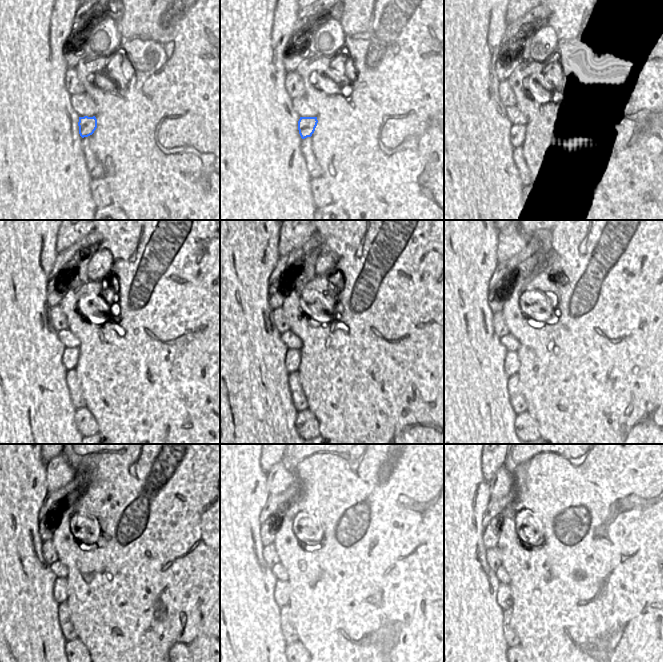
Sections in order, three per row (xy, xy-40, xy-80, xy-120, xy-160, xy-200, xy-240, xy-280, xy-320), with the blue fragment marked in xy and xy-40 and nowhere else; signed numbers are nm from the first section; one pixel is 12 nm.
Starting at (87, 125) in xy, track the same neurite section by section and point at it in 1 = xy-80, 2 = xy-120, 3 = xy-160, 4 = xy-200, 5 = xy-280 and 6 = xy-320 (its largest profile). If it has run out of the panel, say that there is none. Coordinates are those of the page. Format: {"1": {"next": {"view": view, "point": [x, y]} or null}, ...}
{"1": {"next": {"view": "xy-80", "point": [518, 132]}}, "2": {"next": {"view": "xy-120", "point": [70, 356]}}, "3": {"next": {"view": "xy-160", "point": [293, 356]}}, "4": {"next": {"view": "xy-200", "point": [511, 365]}}, "5": {"next": {"view": "xy-280", "point": [282, 589]}}, "6": {"next": {"view": "xy-320", "point": [504, 599]}}}

